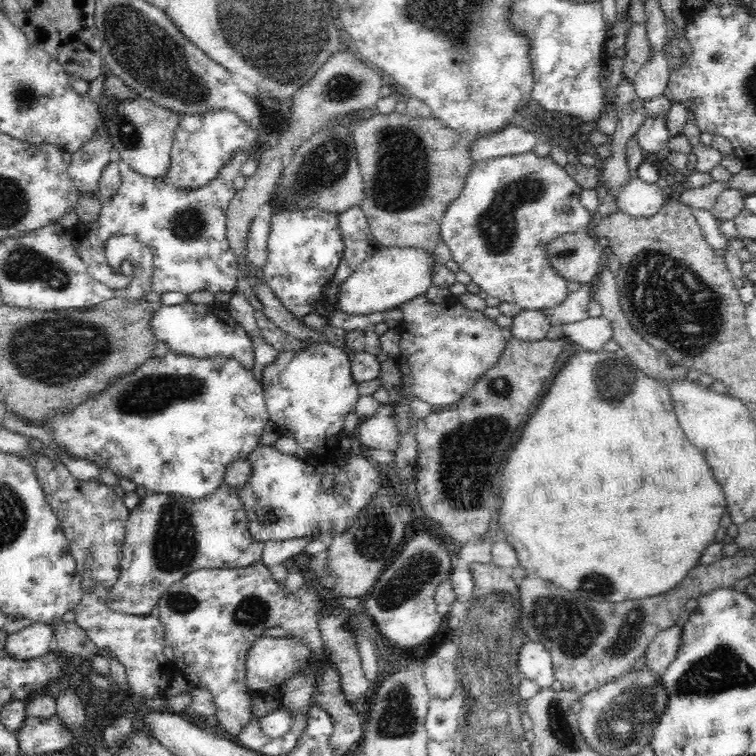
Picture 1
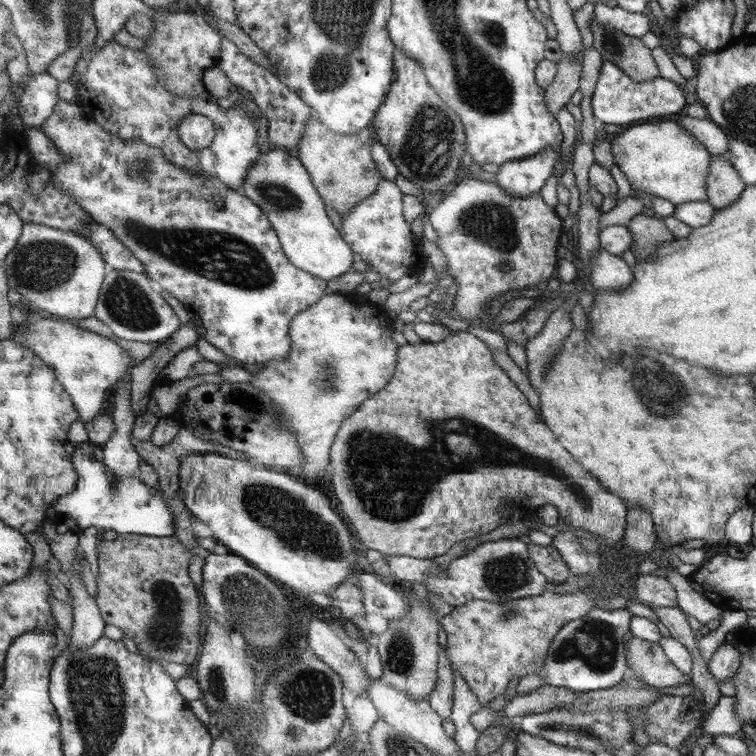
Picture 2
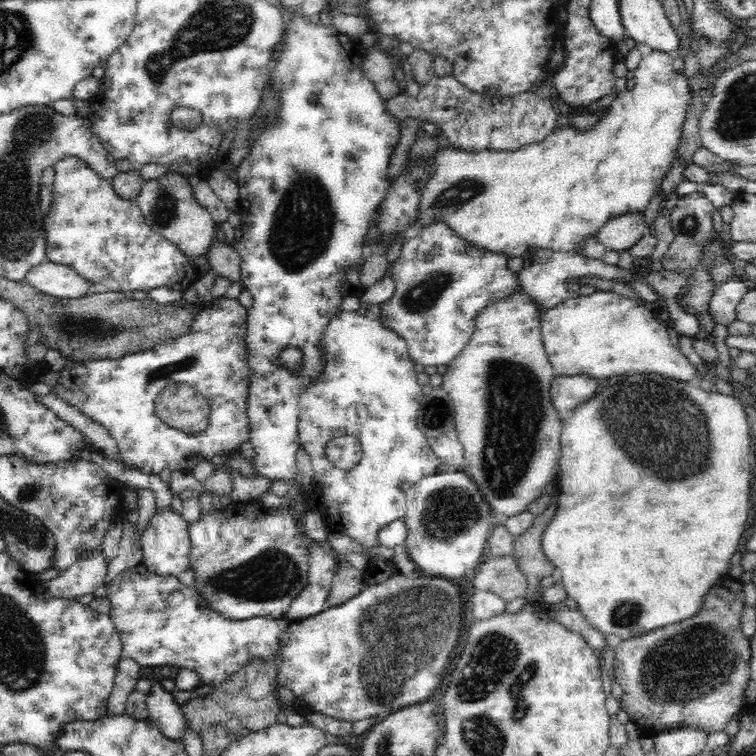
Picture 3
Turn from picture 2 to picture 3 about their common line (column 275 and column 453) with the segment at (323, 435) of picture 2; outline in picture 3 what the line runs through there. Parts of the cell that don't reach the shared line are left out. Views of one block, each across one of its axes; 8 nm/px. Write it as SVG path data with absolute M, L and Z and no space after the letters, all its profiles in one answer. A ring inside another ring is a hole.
M520 288L519 292L510 296L507 300L500 300L496 304L490 304L487 308L484 308L483 312L476 316L476 332L472 334L472 338L468 340L466 346L462 349L459 356L448 365L448 370L442 375L441 387L448 393L450 400L454 401L456 416L454 424L456 430L458 430L458 436L460 436L460 442L464 447L464 466L462 470L468 473L472 477L472 480L480 487L480 492L483 493L484 500L488 501L490 507L498 515L503 518L516 516L521 512L524 512L528 508L528 504L534 502L540 496L546 493L546 486L556 480L558 476L558 470L560 468L560 456L562 456L562 448L560 448L560 434L564 426L565 415L562 412L558 412L552 404L552 397L550 396L550 386L552 379L555 377L553 374L553 368L548 361L548 354L545 351L543 342L541 342L541 314L539 314L538 305L531 300L529 294Z

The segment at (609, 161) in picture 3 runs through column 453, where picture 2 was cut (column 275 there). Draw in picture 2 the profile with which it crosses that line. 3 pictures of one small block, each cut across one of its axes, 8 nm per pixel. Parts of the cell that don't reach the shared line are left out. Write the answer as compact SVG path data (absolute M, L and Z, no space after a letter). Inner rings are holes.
M272 148L250 167L241 192L266 214L282 241L283 252L296 267L325 281L336 280L352 269L355 252L330 221L326 205L298 157L284 149Z

